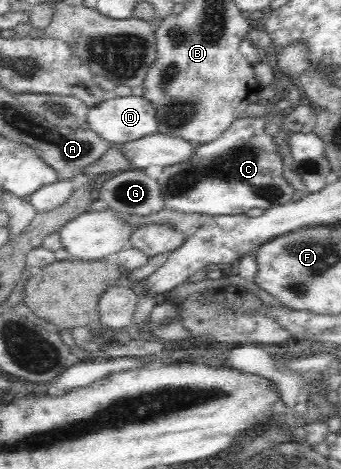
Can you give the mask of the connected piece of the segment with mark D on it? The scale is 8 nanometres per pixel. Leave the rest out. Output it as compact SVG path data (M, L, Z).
M109 97L88 110L87 120L91 131L111 146L139 140L144 136L157 133L157 117L153 105L143 97Z

